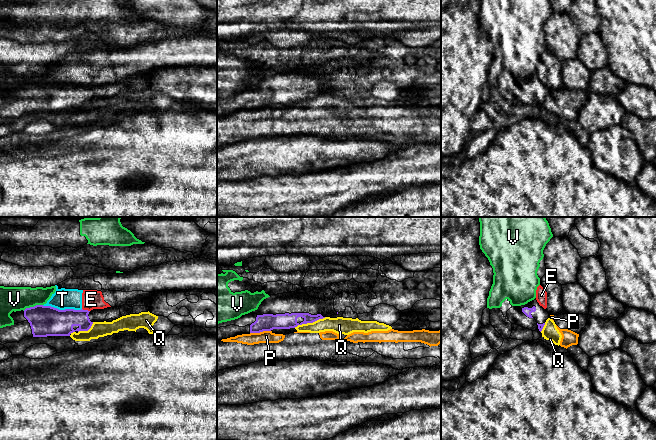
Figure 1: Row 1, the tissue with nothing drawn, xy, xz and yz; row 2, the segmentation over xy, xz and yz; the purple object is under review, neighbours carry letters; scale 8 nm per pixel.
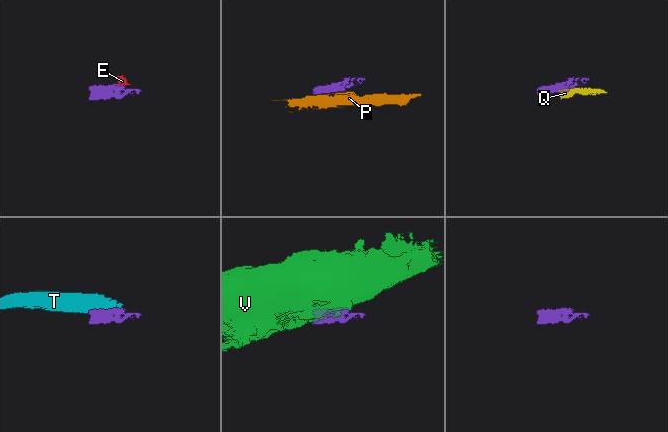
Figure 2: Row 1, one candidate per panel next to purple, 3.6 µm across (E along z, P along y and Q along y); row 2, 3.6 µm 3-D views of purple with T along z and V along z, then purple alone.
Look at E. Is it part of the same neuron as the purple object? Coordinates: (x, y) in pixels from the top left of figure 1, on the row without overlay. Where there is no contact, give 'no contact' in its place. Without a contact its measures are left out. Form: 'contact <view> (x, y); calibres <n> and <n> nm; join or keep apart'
contact xy (86, 86); calibres 200 and 160 nm; keep apart

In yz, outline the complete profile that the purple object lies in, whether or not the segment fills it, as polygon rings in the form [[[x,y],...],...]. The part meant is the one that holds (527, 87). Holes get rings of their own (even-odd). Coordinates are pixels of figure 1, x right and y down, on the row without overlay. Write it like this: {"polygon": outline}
{"polygon": [[[534,75],[525,81],[512,82],[507,87],[507,93],[512,100],[532,107],[539,106],[541,108],[550,91]]]}

